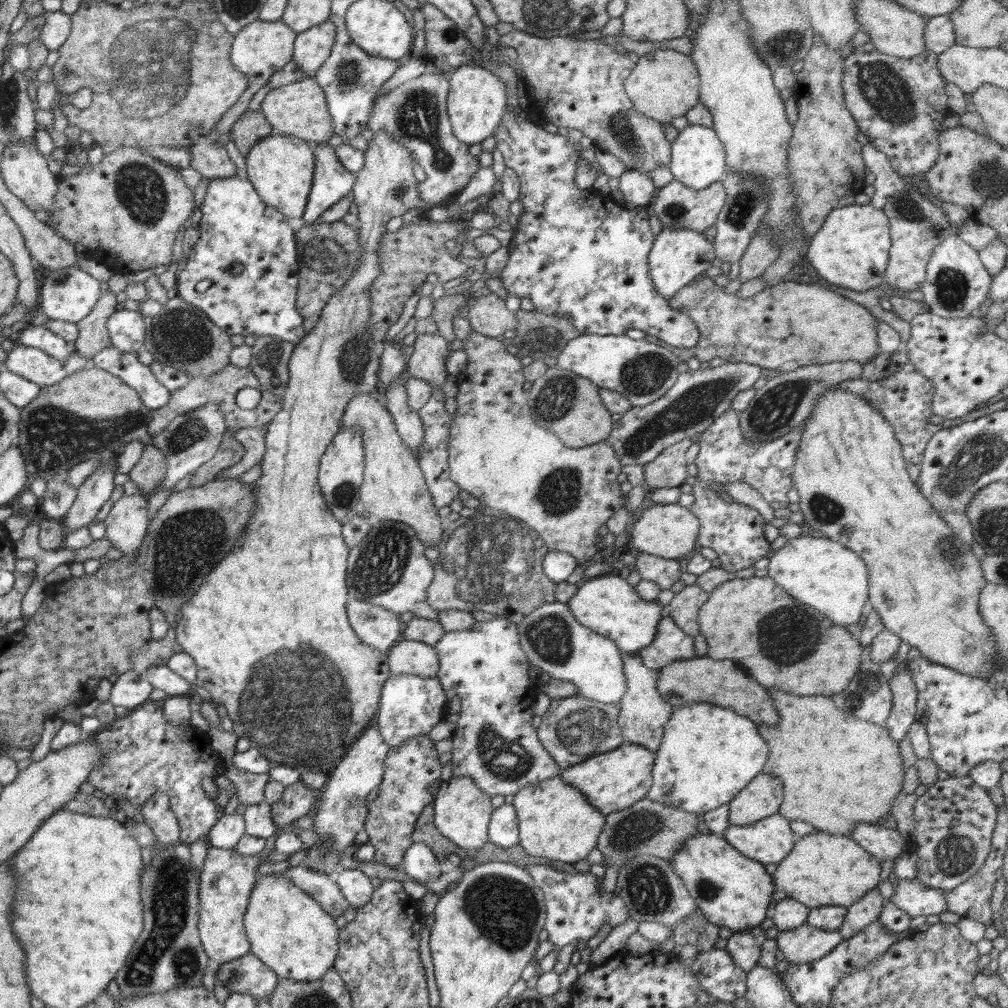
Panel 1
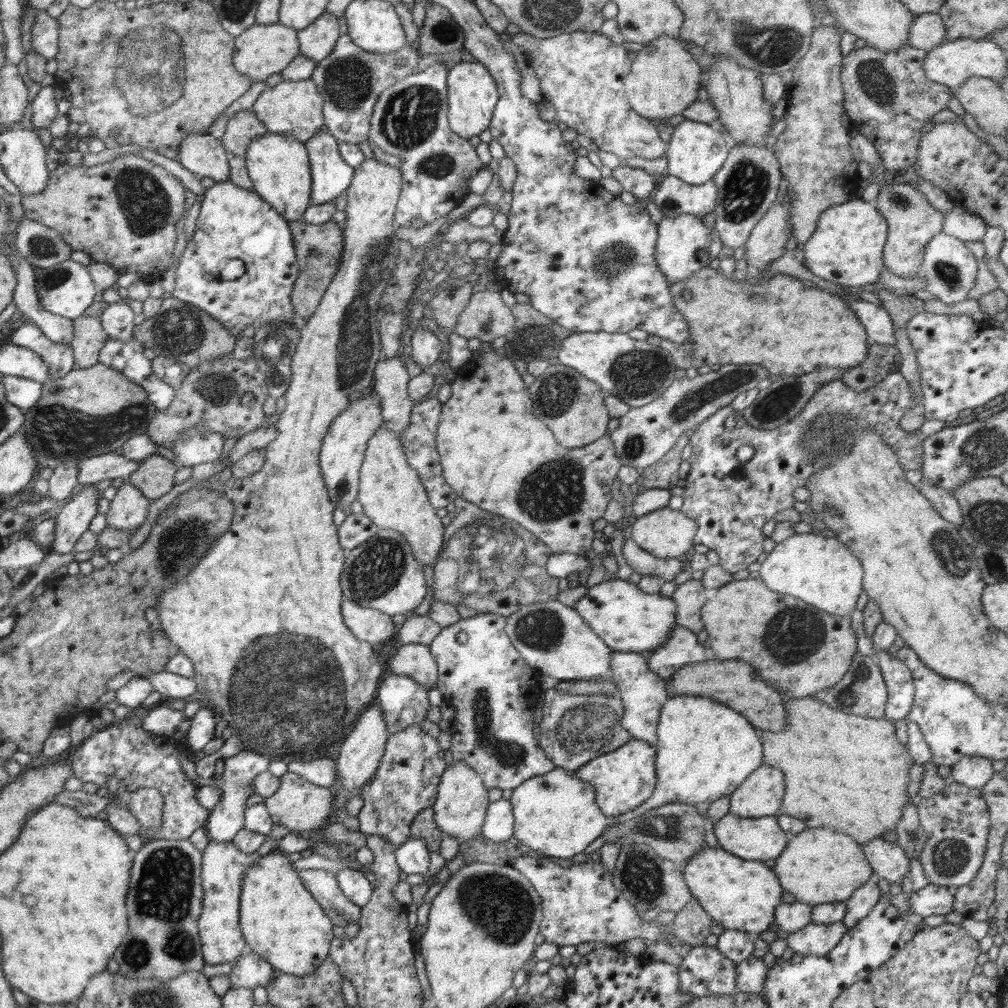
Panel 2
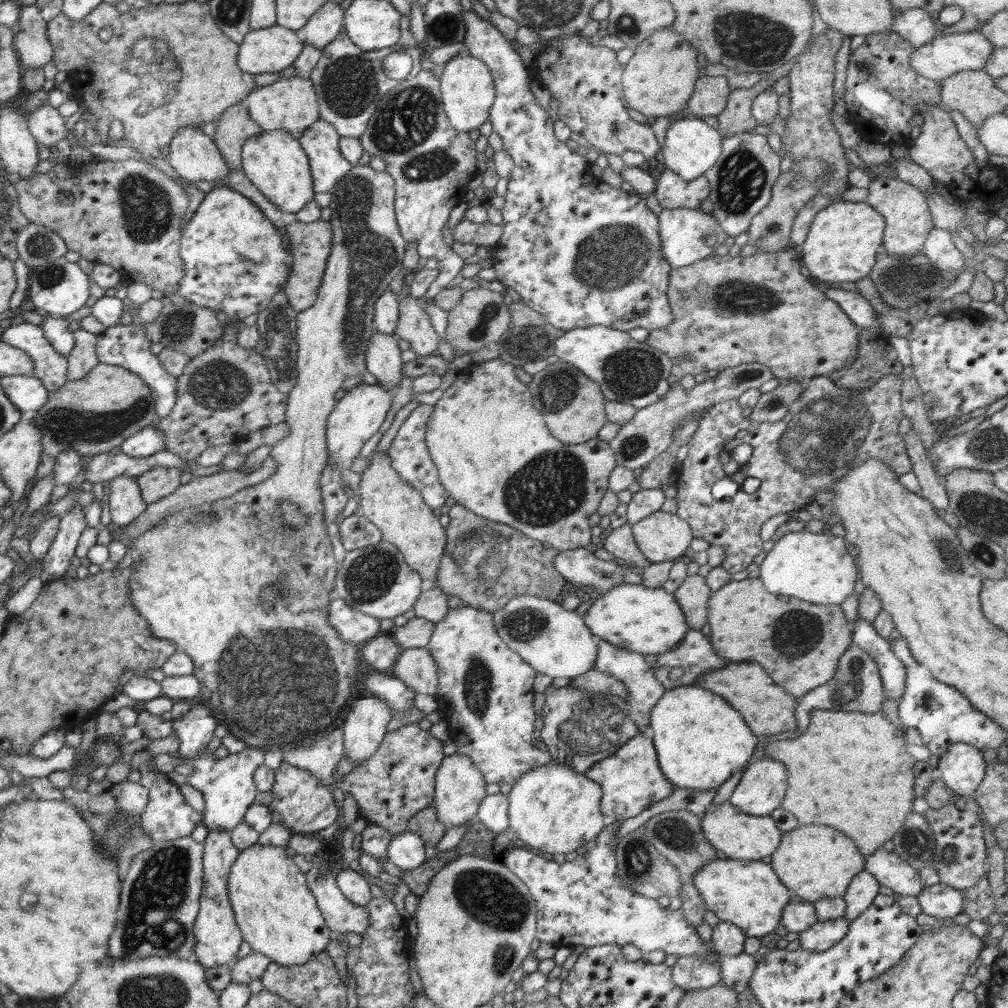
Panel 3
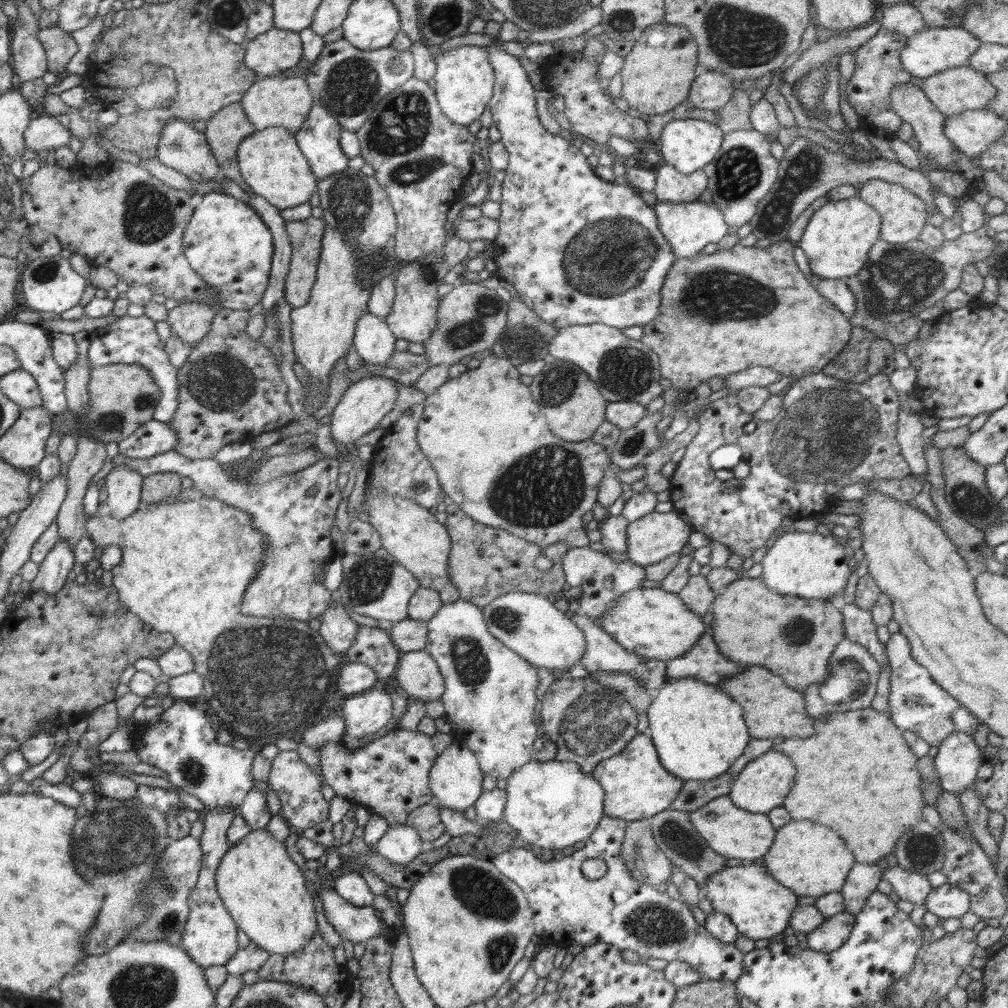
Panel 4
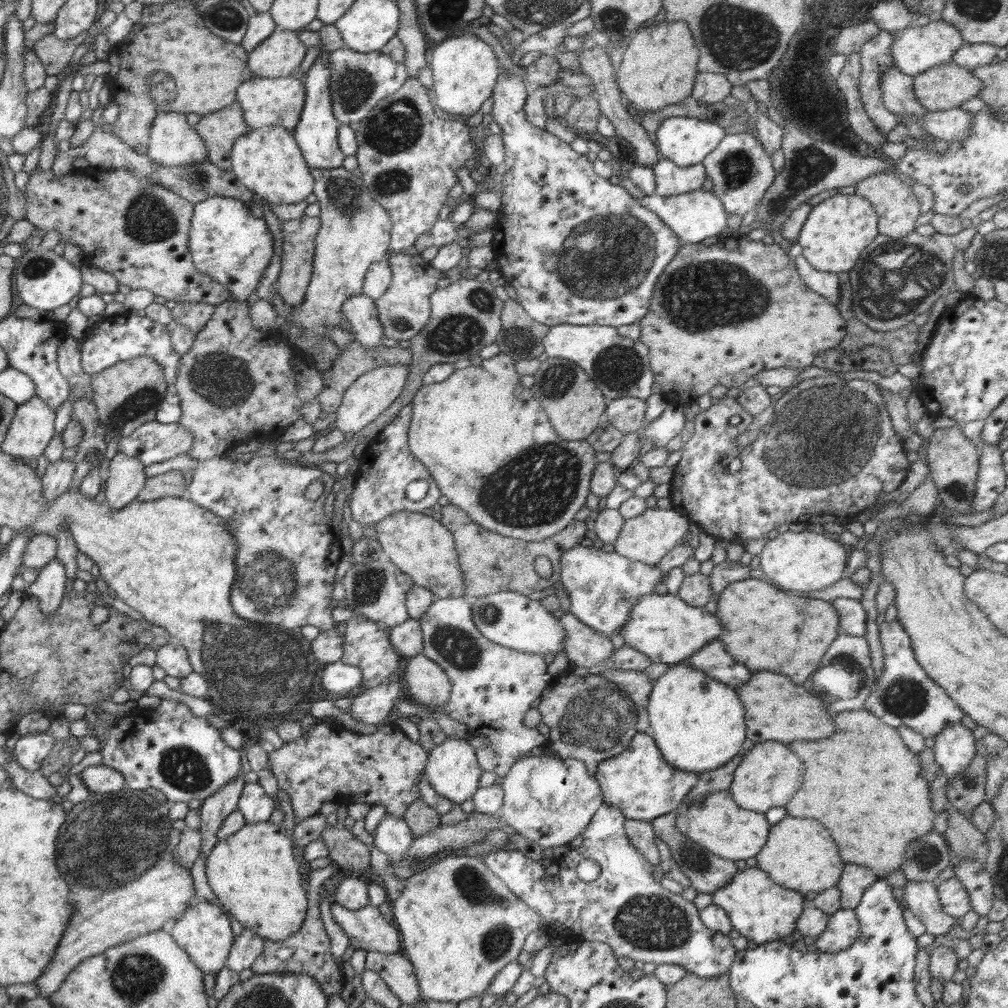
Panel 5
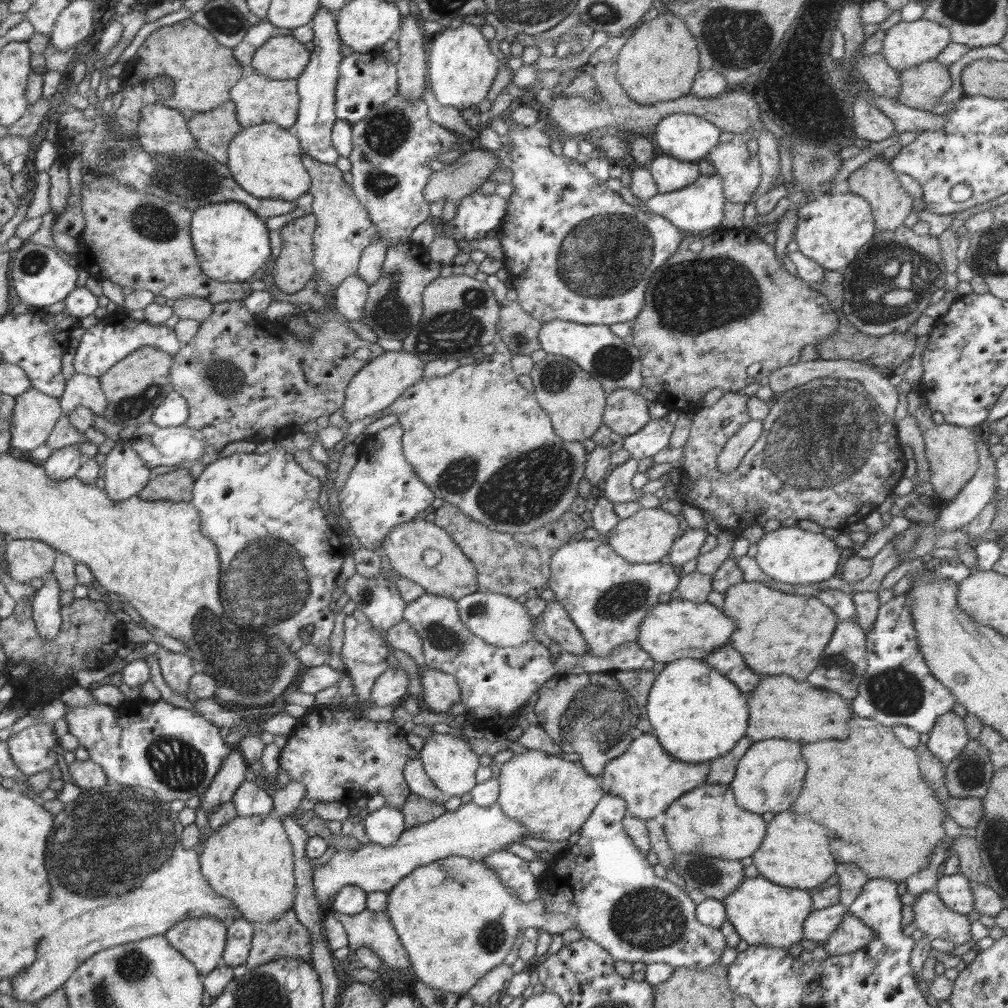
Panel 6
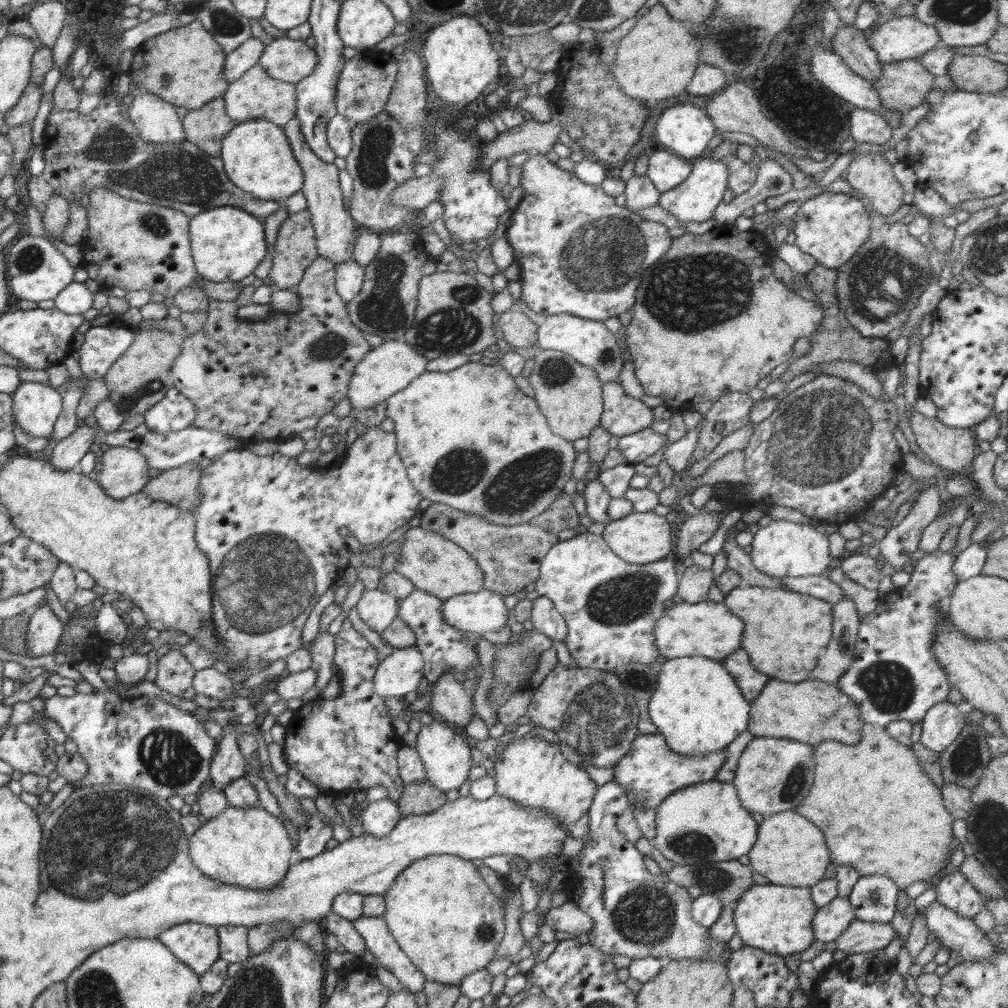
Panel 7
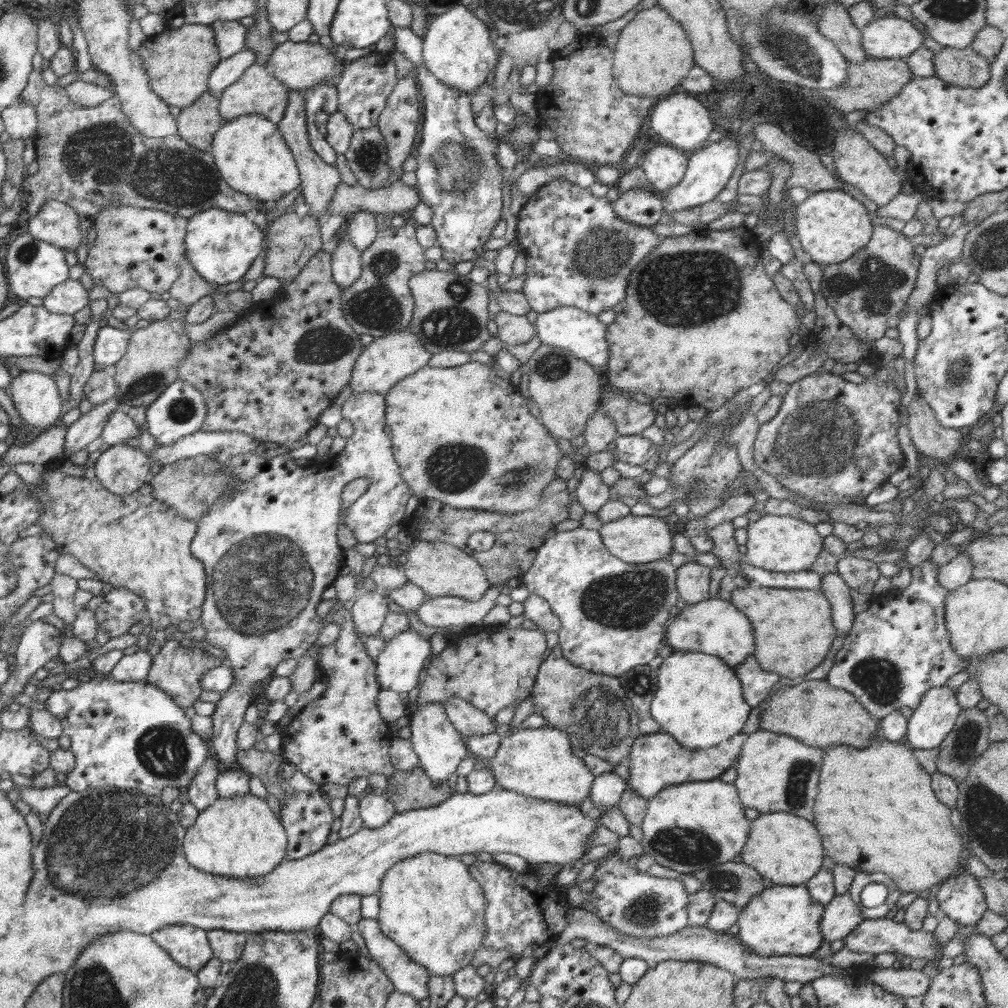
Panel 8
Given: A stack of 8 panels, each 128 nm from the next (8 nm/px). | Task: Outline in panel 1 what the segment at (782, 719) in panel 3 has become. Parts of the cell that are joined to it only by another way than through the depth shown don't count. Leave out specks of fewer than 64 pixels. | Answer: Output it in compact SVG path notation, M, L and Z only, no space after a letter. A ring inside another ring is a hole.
M712 658L680 660L674 664L666 664L658 672L657 691L674 708L692 702L708 702L722 708L730 708L754 722L776 724L776 710L768 690L764 690L758 682L746 676L732 660L712 660Z

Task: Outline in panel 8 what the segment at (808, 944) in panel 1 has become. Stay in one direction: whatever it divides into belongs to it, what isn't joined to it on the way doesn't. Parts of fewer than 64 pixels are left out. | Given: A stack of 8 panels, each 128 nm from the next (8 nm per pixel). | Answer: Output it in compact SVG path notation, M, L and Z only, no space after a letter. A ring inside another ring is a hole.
M886 917L872 920L864 919L849 935L843 938L843 944L852 952L868 952L874 955L889 952L910 956L912 959L926 959L927 961L944 956L944 945L936 942L932 932L924 932L924 930L914 932L903 922L895 922Z

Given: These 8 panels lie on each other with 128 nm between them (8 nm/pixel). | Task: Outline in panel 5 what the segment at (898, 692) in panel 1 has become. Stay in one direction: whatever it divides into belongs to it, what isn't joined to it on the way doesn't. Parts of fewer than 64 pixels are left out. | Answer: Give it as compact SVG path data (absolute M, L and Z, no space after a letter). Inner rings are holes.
M836 598L832 605L838 613L841 631L855 638L866 635L867 614L859 600Z

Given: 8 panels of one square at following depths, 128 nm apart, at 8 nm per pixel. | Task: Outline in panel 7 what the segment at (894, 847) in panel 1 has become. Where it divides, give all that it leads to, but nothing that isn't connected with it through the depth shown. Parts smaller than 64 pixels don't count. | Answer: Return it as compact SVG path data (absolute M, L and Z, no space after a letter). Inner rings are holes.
M938 899L924 908L924 922L926 922L929 932L932 932L935 938L942 940L944 947L954 950L954 952L959 952L966 961L982 961L988 959L994 953L993 946L995 942L990 940L986 933L976 926L972 919L960 916L952 909L946 908L938 902Z

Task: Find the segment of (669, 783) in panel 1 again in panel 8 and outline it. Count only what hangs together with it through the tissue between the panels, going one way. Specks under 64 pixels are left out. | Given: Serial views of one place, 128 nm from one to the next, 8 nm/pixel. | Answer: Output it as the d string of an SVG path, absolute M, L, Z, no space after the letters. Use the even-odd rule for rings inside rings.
M672 652L664 658L657 670L657 690L650 705L650 714L658 724L660 732L666 732L688 751L713 748L741 732L750 716L751 706L746 704L740 680L734 676L723 660L716 656L694 652Z

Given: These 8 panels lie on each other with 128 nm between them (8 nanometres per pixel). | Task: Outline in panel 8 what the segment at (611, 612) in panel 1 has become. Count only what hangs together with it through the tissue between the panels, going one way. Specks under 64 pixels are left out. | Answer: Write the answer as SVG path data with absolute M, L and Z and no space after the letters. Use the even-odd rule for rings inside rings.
M710 598L696 604L687 604L665 629L665 645L673 652L705 653L716 656L728 666L738 666L746 656L754 652L754 636L750 622L742 612L734 608L734 604L727 600Z

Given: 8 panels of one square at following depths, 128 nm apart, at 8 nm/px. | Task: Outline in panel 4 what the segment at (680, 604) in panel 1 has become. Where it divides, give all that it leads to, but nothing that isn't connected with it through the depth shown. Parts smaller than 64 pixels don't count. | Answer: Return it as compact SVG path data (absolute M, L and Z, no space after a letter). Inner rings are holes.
M693 575L677 594L690 612L702 618L710 610L715 599L715 592L708 586L703 575Z

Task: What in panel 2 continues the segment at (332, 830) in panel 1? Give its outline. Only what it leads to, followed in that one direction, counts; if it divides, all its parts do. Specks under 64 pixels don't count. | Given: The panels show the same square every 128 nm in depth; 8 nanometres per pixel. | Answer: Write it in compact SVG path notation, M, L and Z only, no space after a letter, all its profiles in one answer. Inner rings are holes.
M375 703L368 704L366 710L358 716L356 723L352 726L352 730L347 732L344 742L342 742L342 749L340 756L335 762L337 769L337 786L334 790L334 818L336 822L344 824L348 830L358 830L358 818L348 815L346 810L346 802L349 798L355 796L362 786L366 786L382 761L385 754L385 745L388 740L388 730L382 718L382 708Z

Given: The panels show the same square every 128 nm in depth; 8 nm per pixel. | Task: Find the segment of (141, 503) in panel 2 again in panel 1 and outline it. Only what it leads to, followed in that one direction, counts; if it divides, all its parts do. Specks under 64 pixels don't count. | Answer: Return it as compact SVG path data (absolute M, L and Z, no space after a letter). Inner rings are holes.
M124 494L113 503L104 520L105 538L125 556L134 556L144 542L151 521L148 501L142 494Z

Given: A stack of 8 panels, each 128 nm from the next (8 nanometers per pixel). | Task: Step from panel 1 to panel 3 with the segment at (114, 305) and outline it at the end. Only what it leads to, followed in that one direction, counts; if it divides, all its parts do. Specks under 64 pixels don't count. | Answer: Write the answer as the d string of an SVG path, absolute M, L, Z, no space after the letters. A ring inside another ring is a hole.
M83 328L73 332L75 345L70 354L68 354L67 380L76 381L94 368L99 363L96 355L97 335Z

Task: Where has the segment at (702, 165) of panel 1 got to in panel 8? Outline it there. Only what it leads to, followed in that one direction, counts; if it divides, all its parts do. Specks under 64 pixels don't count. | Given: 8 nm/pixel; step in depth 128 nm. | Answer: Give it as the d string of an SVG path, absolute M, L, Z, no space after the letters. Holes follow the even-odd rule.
M677 89L677 93L672 93L667 99L657 102L651 111L650 131L660 137L661 143L687 154L702 149L704 142L709 140L710 133L716 128L702 102L693 94L684 93L681 89Z

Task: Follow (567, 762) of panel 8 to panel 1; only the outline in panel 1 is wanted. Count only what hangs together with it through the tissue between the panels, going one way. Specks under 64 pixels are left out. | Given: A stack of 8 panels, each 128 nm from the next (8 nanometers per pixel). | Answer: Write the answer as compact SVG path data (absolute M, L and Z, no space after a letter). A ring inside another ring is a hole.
M561 775L520 788L514 795L513 807L518 817L520 844L530 856L572 865L585 860L594 850L606 821L605 816L586 800L586 796L566 784Z

